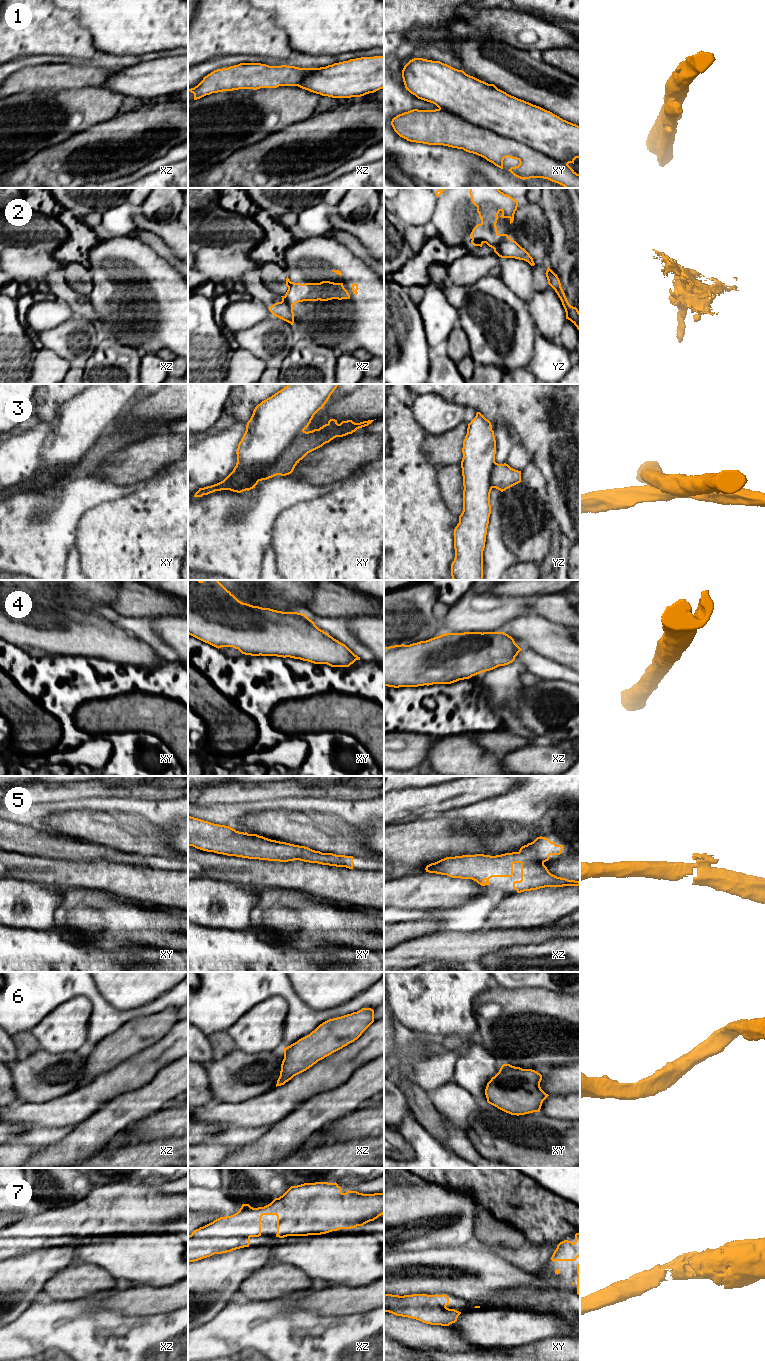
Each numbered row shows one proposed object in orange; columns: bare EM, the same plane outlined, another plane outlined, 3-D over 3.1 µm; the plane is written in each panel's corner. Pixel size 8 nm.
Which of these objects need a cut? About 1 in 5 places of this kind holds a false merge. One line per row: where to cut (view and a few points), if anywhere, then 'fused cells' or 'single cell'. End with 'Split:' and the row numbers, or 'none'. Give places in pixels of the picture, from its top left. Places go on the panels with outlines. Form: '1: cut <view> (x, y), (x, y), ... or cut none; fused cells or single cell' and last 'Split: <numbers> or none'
1: cut xy (439, 108), (454, 113), (478, 126), (520, 141), (567, 164); fused cells
2: cut yz (498, 234), (493, 248); fused cells
3: cut xy (303, 430), (283, 453), (261, 472), (251, 474), (232, 471); fused cells
4: cut none; single cell
5: cut none; single cell
6: cut none; single cell
7: cut none; single cell
Split: 1, 2, 3

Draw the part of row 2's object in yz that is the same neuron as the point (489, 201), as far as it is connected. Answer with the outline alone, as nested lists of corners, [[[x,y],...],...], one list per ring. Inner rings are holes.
[[[470,188],[469,194],[481,219],[481,223],[470,234],[471,243],[480,247],[486,243],[494,248],[498,237],[496,223],[499,212],[502,212],[500,217],[509,218],[510,224],[513,223],[518,201],[501,192],[499,188]]]

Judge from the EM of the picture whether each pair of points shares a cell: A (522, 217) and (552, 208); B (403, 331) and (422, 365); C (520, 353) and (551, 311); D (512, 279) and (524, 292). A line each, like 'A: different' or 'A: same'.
A: different
B: same
C: different
D: same

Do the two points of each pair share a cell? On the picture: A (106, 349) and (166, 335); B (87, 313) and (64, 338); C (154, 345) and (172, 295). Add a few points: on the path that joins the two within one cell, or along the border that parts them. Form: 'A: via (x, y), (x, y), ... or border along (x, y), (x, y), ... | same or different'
A: border along (103, 337), (115, 339), (126, 346) | different
B: border along (77, 314), (96, 325) | different
C: via (156, 333), (161, 322), (161, 307) | same

